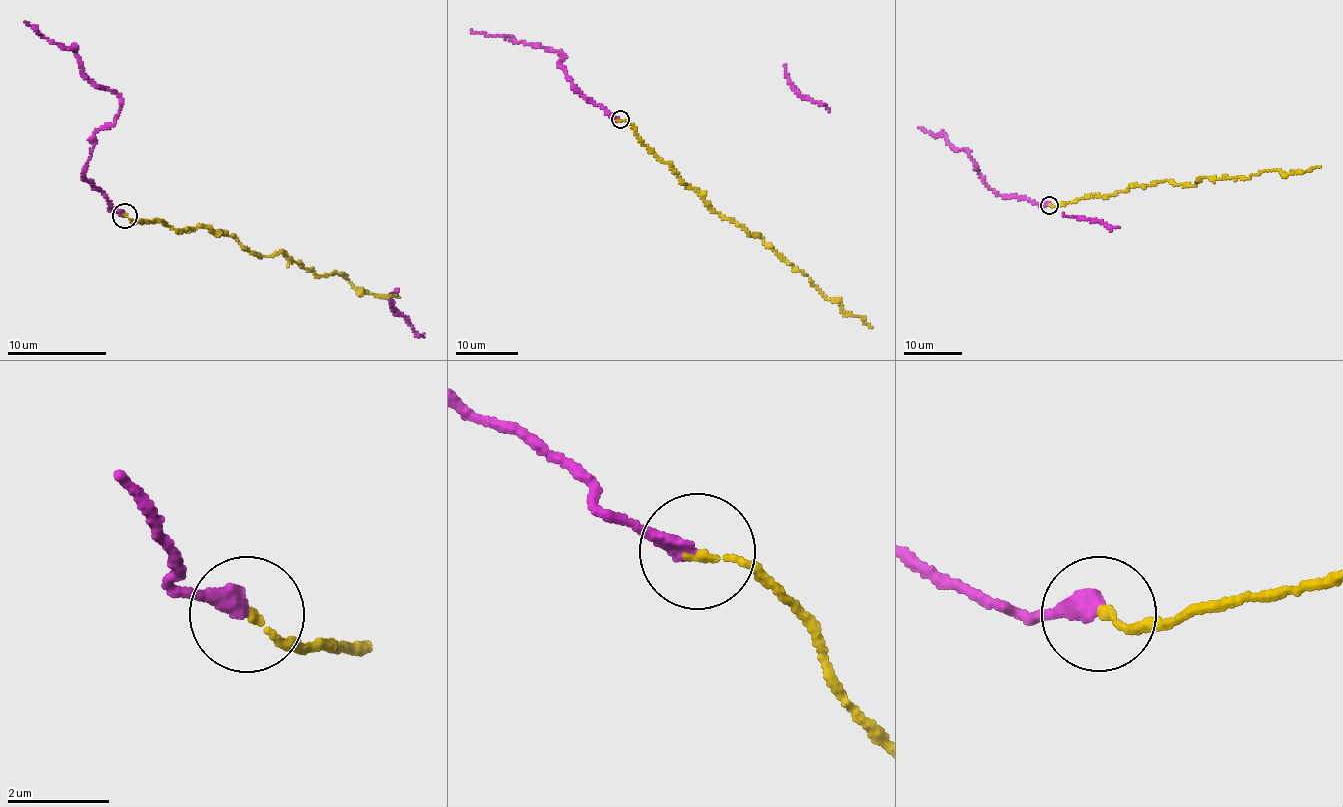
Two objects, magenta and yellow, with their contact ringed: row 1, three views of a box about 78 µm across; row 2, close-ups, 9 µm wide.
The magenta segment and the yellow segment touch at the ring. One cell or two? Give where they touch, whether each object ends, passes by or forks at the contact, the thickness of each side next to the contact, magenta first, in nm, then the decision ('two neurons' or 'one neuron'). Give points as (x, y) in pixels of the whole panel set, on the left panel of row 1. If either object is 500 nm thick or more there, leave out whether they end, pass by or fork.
at (124, 215); magenta ends there; yellow ends there; 320 nm thick on the magenta side, 140 nm on the other; two neurons

